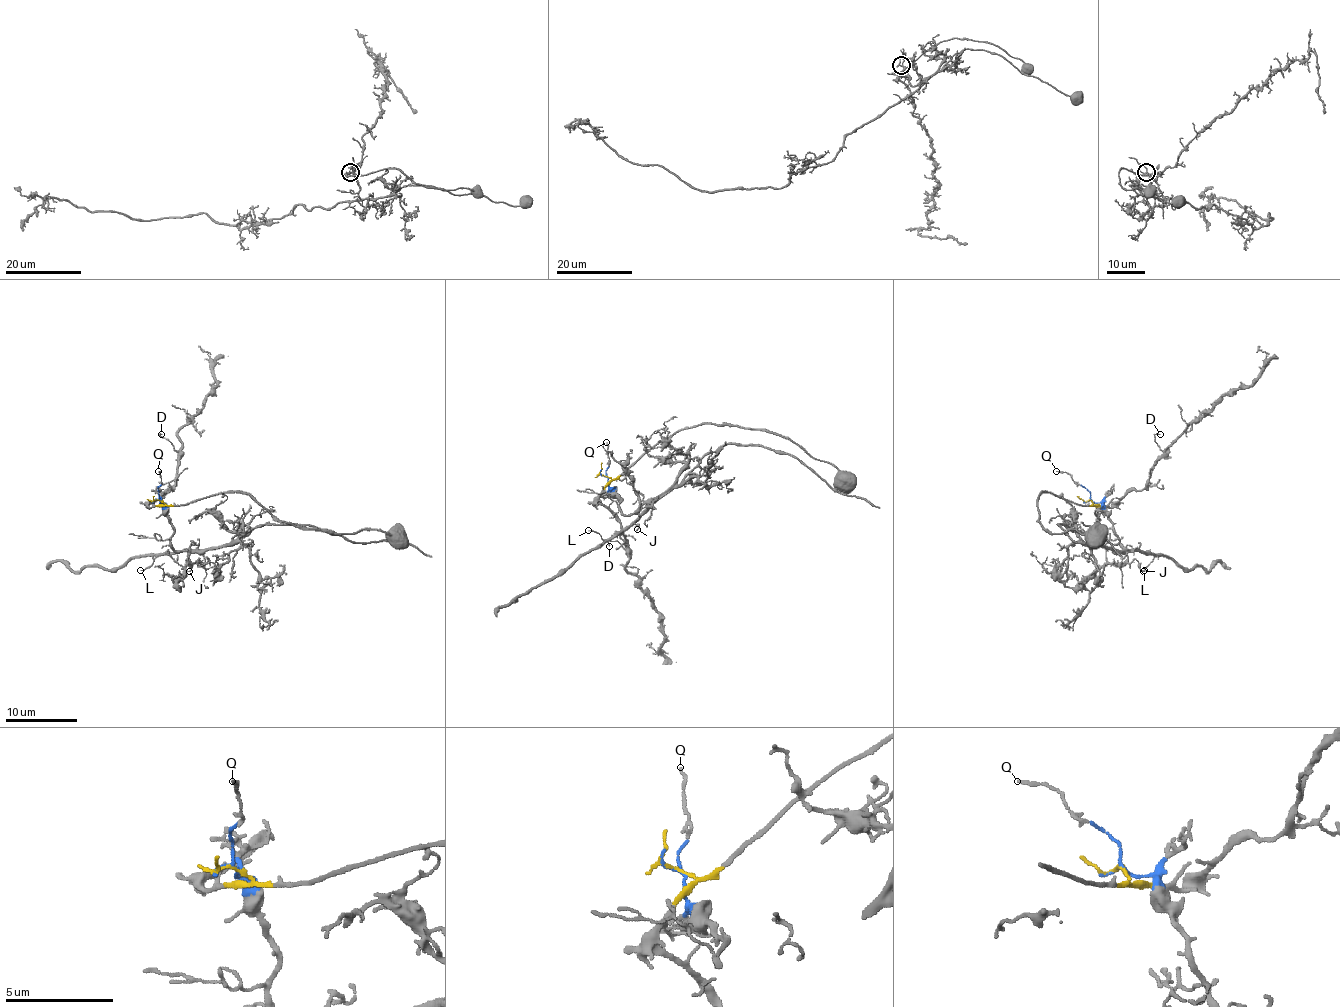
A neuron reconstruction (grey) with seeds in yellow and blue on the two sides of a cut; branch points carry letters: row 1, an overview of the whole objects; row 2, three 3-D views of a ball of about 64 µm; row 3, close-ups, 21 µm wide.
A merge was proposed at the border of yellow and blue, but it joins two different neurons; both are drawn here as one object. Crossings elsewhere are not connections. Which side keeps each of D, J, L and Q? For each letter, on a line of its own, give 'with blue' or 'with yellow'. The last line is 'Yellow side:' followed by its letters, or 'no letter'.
D: with yellow
J: with blue
L: with blue
Q: with blue
Yellow side: D

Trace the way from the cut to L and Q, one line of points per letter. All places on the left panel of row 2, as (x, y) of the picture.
L: (154, 499), (160, 501), (172, 526), (171, 544), (178, 550), (190, 550), (165, 552), (140, 570)
Q: (154, 499), (162, 478), (158, 470)

